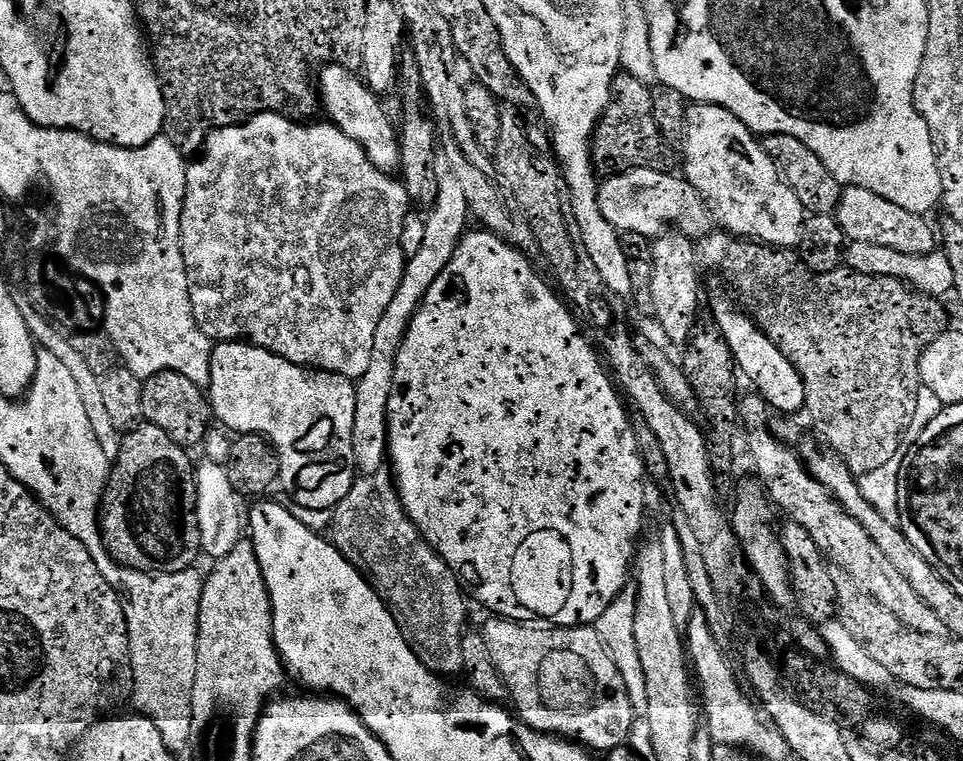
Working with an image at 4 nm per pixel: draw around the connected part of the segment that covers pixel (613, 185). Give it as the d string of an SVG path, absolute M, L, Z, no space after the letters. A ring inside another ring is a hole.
M634 168L627 169L614 176L610 180L605 180L599 185L598 198L602 214L615 230L624 233L632 232L646 238L663 235L669 225L676 226L685 237L697 240L713 231L712 218L706 205L706 198L693 186L685 177L675 173L653 171L652 169Z

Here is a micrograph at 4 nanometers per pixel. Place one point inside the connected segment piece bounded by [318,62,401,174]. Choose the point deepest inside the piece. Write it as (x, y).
(352, 106)

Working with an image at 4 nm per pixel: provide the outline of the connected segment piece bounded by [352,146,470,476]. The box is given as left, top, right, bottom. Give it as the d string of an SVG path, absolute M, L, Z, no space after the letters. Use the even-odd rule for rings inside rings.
M444 146L437 147L434 158L433 175L436 179L436 200L431 207L431 210L426 218L426 224L422 232L422 246L412 257L407 261L405 270L401 276L400 284L393 295L385 305L384 314L379 320L378 330L375 331L374 350L371 352L370 370L366 370L366 374L359 377L356 384L356 425L354 426L354 438L352 445L356 451L356 467L361 473L364 472L368 476L372 476L379 472L384 460L388 454L388 422L387 422L387 408L389 396L391 395L391 388L393 387L393 372L395 368L396 356L399 352L401 342L408 332L409 322L412 316L420 307L424 296L428 293L430 286L441 276L446 266L452 261L456 247L463 239L468 226L466 222L470 220L469 204L467 200L467 183L464 184L458 168L450 156L449 152L444 149Z

